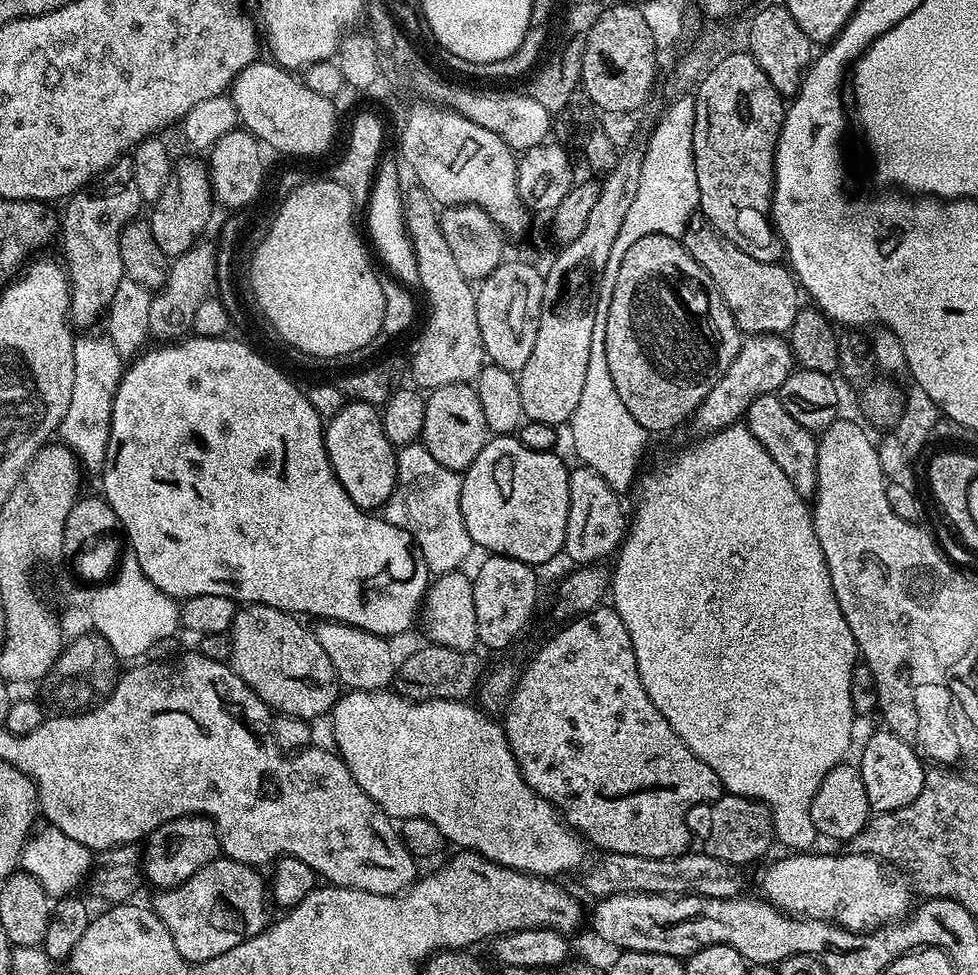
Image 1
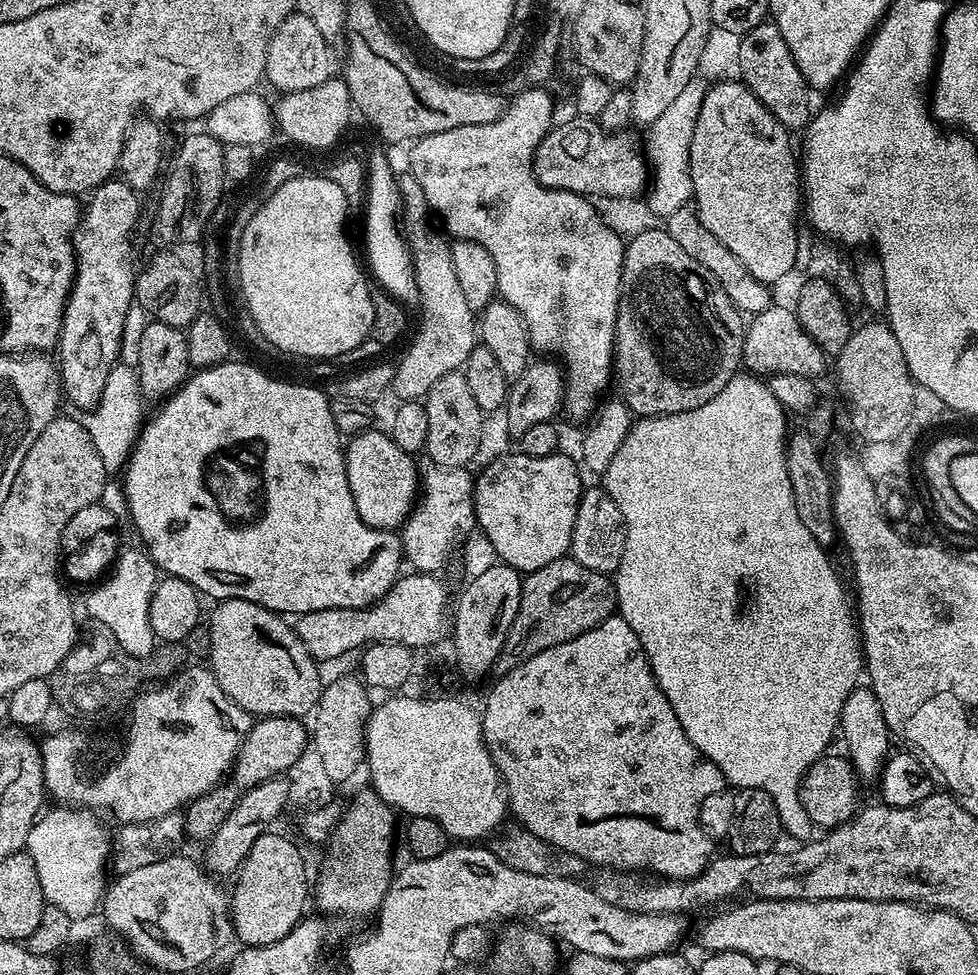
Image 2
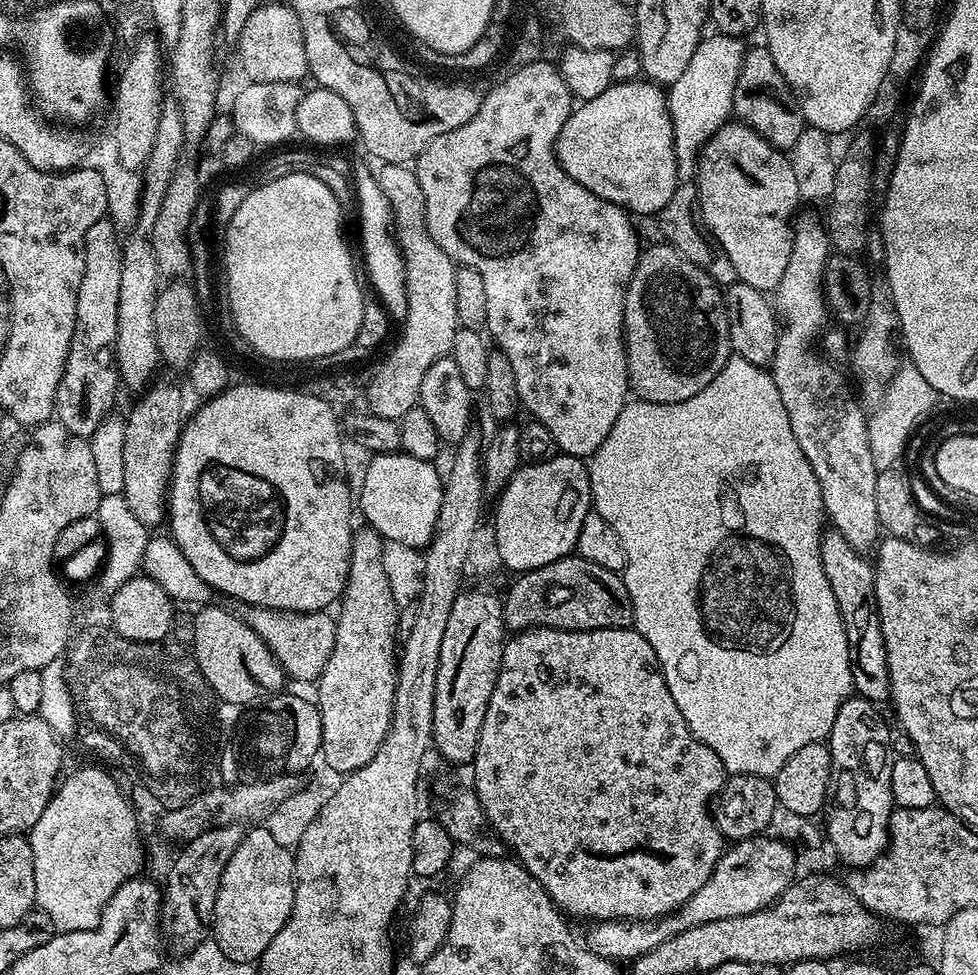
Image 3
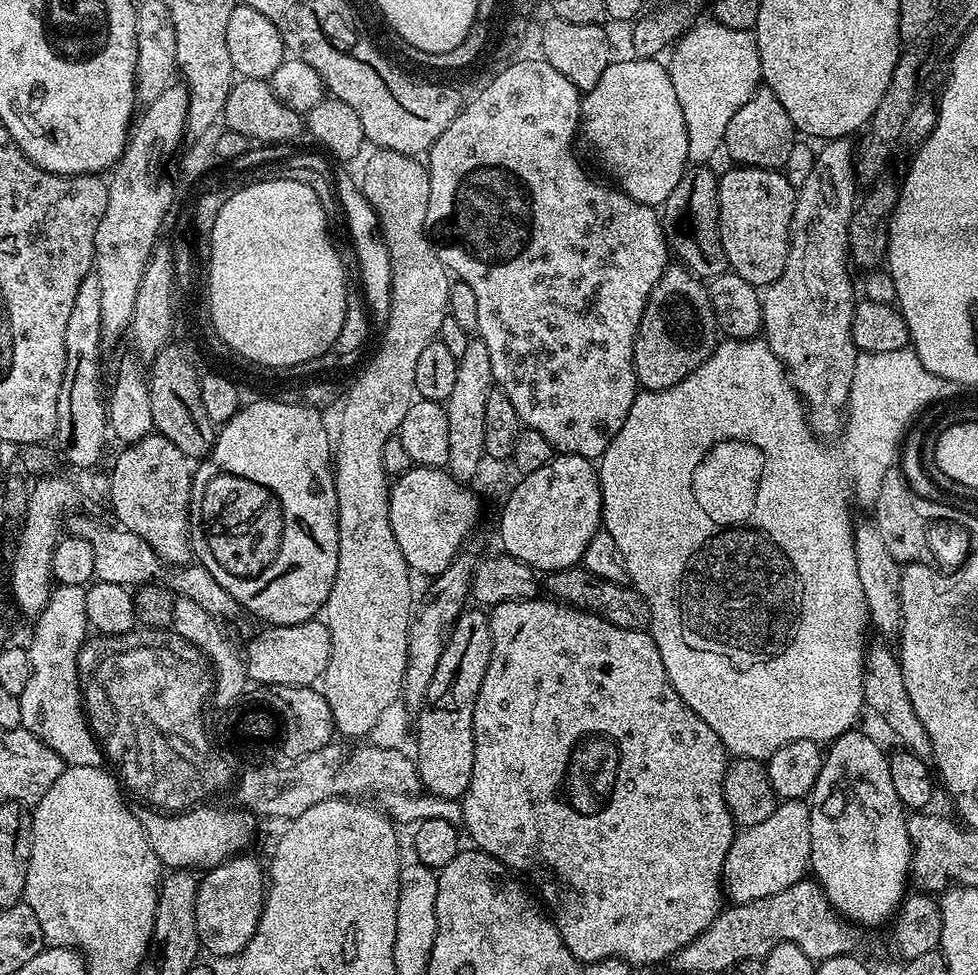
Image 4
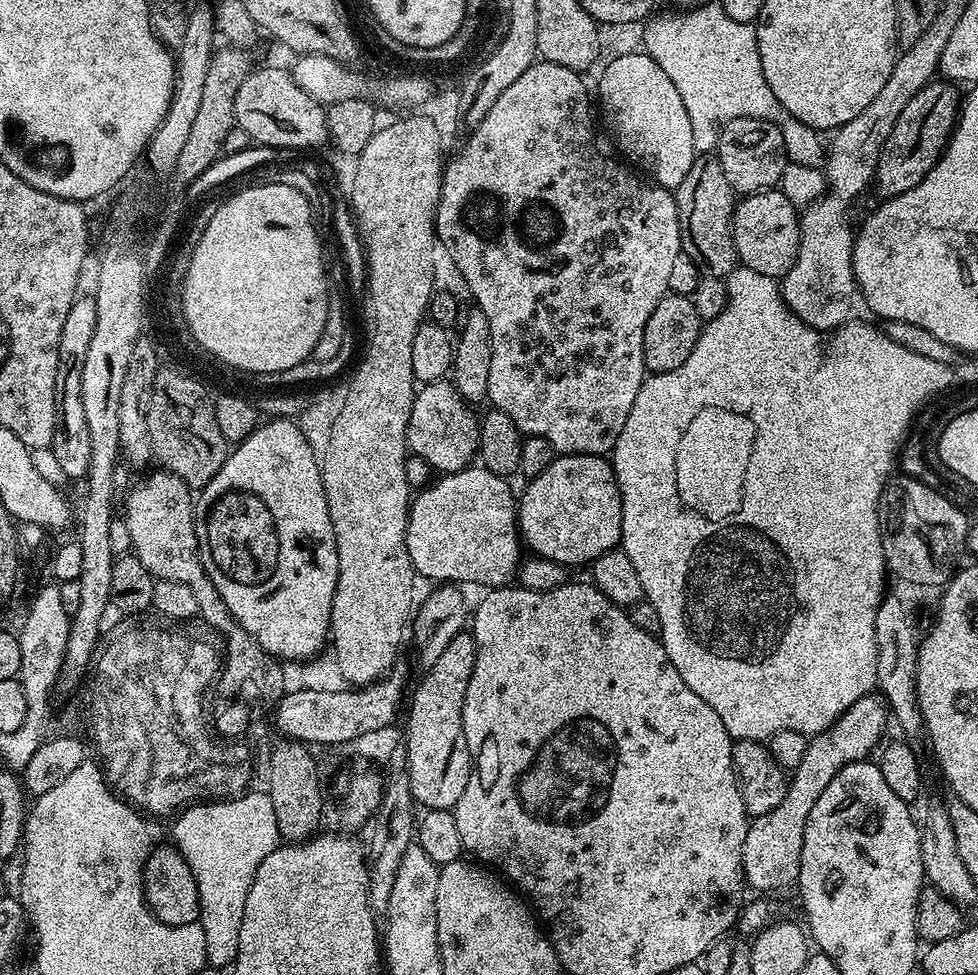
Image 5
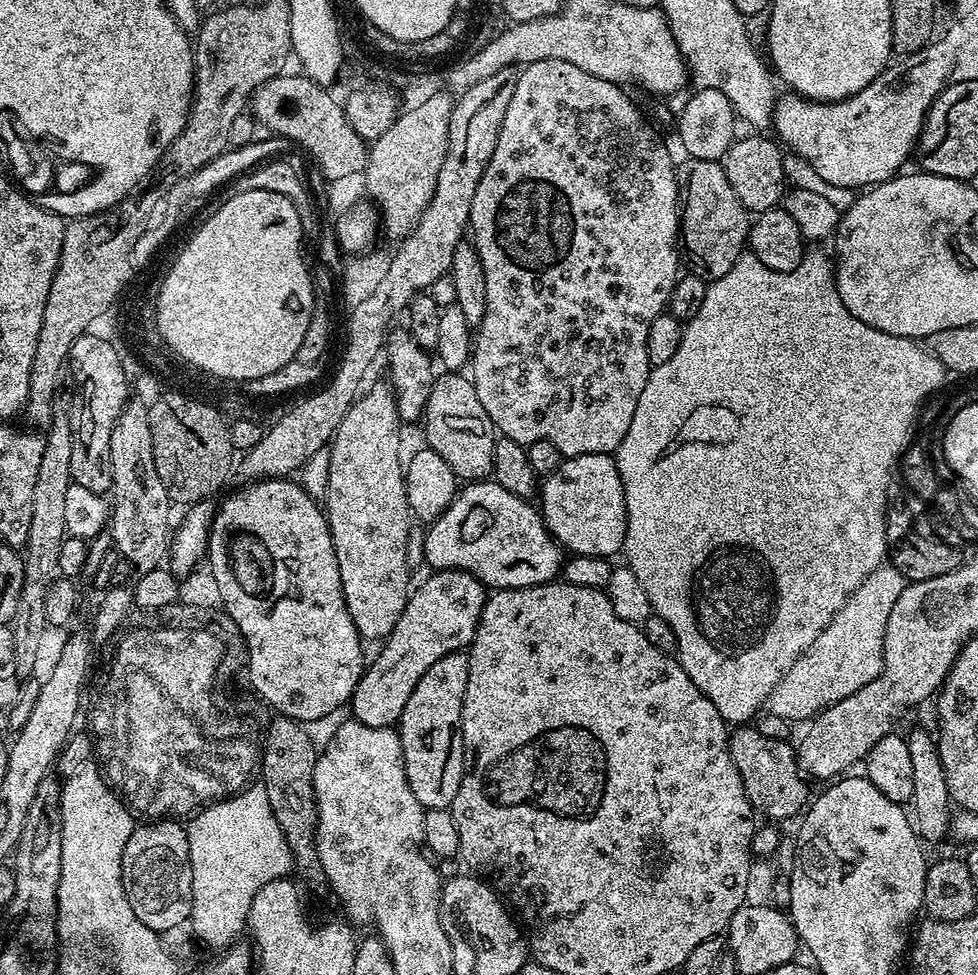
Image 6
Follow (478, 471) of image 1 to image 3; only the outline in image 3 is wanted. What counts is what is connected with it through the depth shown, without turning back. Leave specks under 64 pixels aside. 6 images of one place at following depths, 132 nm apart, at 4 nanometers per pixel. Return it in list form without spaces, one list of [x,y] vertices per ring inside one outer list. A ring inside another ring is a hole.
[[[557,454],[546,462],[524,464],[510,478],[510,482],[500,491],[496,504],[496,540],[498,554],[505,569],[513,568],[513,573],[529,572],[538,566],[558,562],[558,558],[573,555],[582,522],[586,514],[593,511],[592,491],[588,481],[588,465],[579,456]]]

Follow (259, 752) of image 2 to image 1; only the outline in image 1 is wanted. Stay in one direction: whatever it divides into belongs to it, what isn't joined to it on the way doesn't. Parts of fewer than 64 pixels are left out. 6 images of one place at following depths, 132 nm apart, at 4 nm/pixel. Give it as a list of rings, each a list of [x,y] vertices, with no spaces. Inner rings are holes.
[[[180,816],[147,836],[142,848],[142,876],[153,884],[153,889],[177,888],[220,855],[220,835],[214,821],[208,816]]]

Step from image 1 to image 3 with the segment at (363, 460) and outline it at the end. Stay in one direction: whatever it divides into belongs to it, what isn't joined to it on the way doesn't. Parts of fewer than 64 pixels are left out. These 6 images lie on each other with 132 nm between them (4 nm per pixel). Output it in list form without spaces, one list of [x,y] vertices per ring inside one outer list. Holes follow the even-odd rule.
[[[381,452],[373,455],[372,460],[364,468],[364,477],[358,484],[358,512],[364,515],[363,523],[372,528],[378,535],[383,536],[385,541],[398,542],[402,546],[408,546],[419,550],[427,549],[436,533],[438,522],[438,510],[440,499],[444,493],[442,472],[435,467],[433,461],[423,460],[407,456],[405,452]]]

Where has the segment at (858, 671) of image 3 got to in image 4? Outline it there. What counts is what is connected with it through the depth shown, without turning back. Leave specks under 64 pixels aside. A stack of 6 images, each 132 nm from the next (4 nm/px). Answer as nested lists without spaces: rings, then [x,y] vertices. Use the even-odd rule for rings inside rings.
[[[884,644],[867,645],[864,653],[864,702],[869,709],[877,708],[884,724],[897,736],[904,740],[903,747],[918,758],[926,761],[932,760],[932,743],[930,734],[926,734],[926,726],[918,722],[918,714],[914,714],[914,706],[910,702],[910,694],[906,690],[906,678],[902,678],[902,666],[897,653],[892,652]]]

